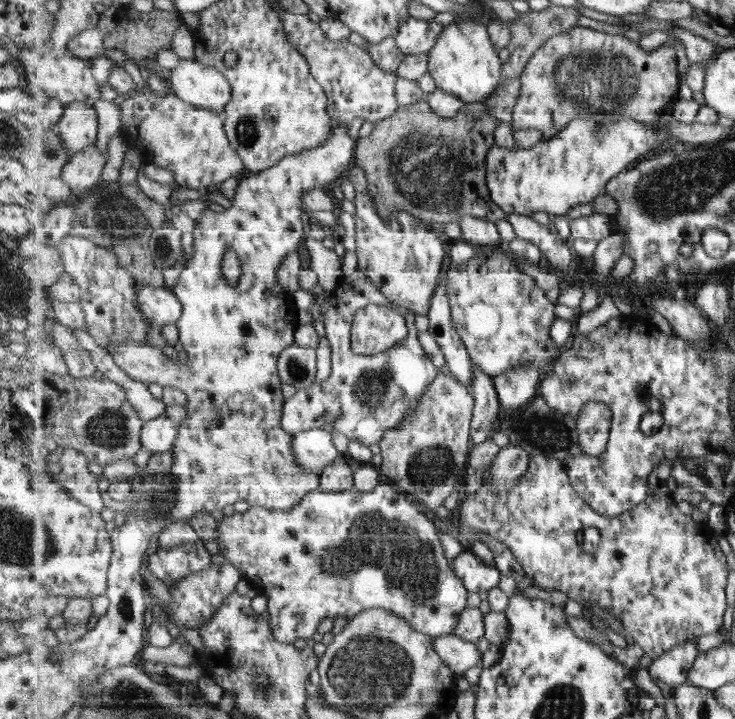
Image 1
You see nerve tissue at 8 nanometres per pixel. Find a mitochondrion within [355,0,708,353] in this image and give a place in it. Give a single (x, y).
(594, 73)

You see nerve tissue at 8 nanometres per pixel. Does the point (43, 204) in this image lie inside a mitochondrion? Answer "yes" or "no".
no

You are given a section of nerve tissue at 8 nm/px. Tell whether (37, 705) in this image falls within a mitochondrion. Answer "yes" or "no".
no

